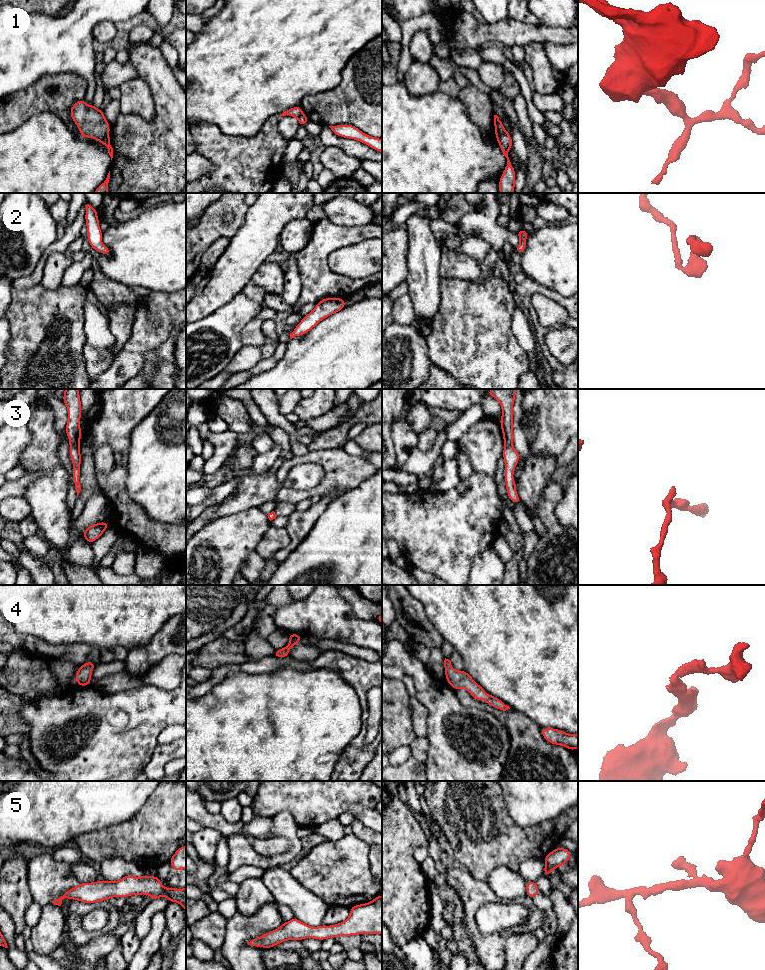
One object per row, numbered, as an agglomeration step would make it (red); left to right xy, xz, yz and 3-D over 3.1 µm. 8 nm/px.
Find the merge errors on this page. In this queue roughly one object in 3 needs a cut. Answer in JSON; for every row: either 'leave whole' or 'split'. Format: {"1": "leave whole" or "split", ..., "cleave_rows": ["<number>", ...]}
{"1": "split", "2": "leave whole", "3": "leave whole", "4": "leave whole", "5": "leave whole", "cleave_rows": ["1"]}

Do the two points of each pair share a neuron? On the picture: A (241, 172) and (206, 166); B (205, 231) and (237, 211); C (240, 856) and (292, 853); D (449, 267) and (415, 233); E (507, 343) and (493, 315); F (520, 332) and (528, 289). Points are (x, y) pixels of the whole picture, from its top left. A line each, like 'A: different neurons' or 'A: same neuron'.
A: different neurons
B: same neuron
C: same neuron
D: different neurons
E: same neuron
F: different neurons

